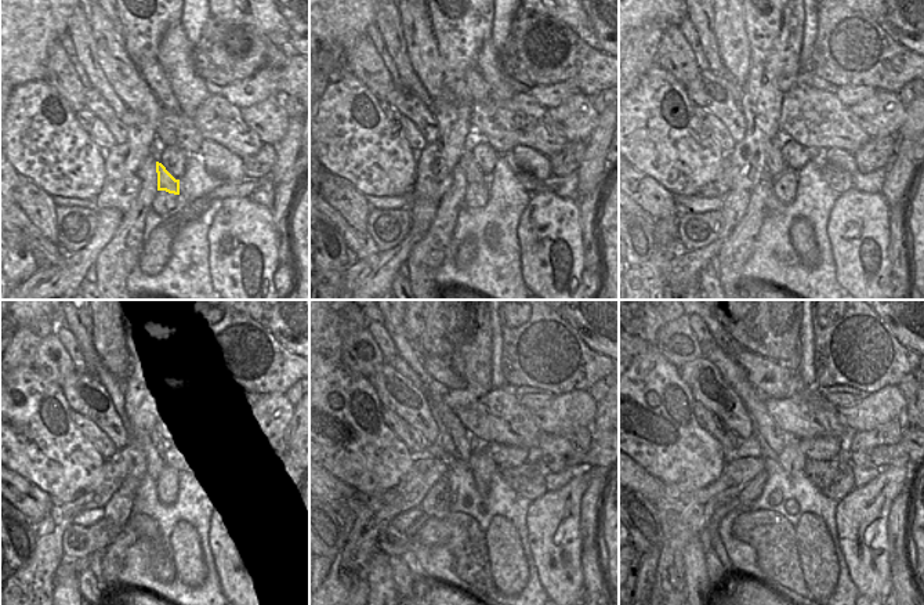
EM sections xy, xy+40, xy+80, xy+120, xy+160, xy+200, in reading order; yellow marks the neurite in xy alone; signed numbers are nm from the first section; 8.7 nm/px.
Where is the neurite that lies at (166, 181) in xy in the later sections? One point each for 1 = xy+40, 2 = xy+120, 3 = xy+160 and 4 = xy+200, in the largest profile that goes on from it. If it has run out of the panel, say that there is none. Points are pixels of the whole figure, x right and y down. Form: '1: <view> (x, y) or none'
1: xy+40 (473, 173)
2: xy+120 (155, 463)
3: xy+160 (453, 437)
4: xy+200 (770, 437)

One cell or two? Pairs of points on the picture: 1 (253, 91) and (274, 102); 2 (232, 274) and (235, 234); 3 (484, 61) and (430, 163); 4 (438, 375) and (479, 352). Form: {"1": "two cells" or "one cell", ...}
{"1": "two cells", "2": "one cell", "3": "two cells", "4": "two cells"}

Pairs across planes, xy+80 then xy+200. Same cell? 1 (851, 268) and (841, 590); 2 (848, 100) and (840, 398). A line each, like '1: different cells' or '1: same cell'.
1: different cells
2: same cell

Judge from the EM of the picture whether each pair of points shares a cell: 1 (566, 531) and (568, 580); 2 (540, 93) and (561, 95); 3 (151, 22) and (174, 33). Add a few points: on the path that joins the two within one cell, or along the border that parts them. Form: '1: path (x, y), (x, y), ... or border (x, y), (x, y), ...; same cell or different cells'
1: path (566, 543), (565, 568); same cell
2: path (546, 94), (555, 94); same cell
3: border (180, 22), (165, 32), (156, 57); different cells

